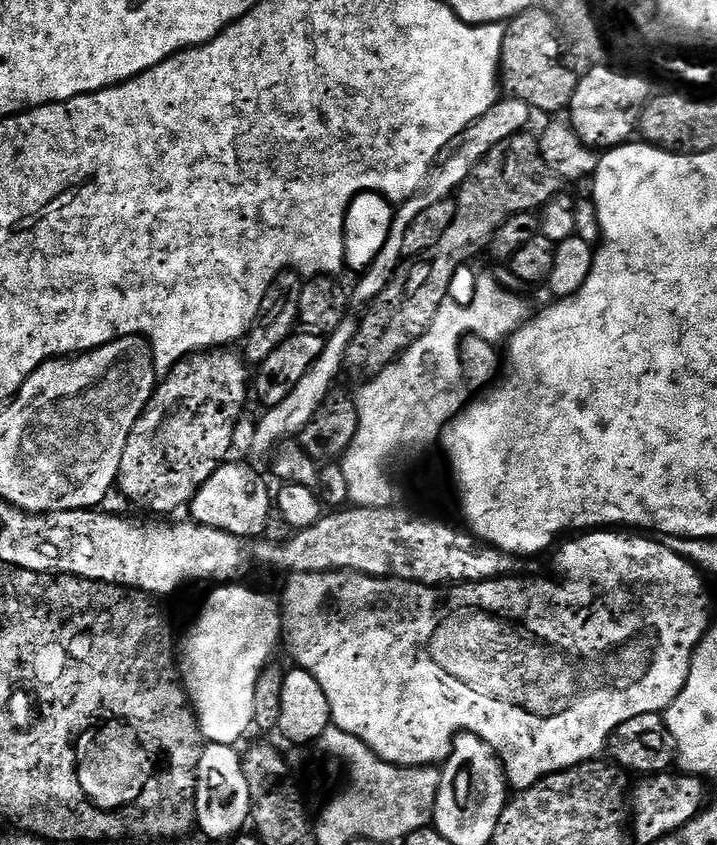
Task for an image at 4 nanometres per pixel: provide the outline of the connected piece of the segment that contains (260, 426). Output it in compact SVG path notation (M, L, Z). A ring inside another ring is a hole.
M345 322L332 330L325 339L322 354L315 360L314 366L302 376L301 382L274 408L267 409L257 424L250 440L250 452L256 458L267 459L275 451L276 445L303 433L314 414L331 395L333 384L345 367L345 354L350 342L356 336L357 325ZM332 388L332 389L331 389Z

